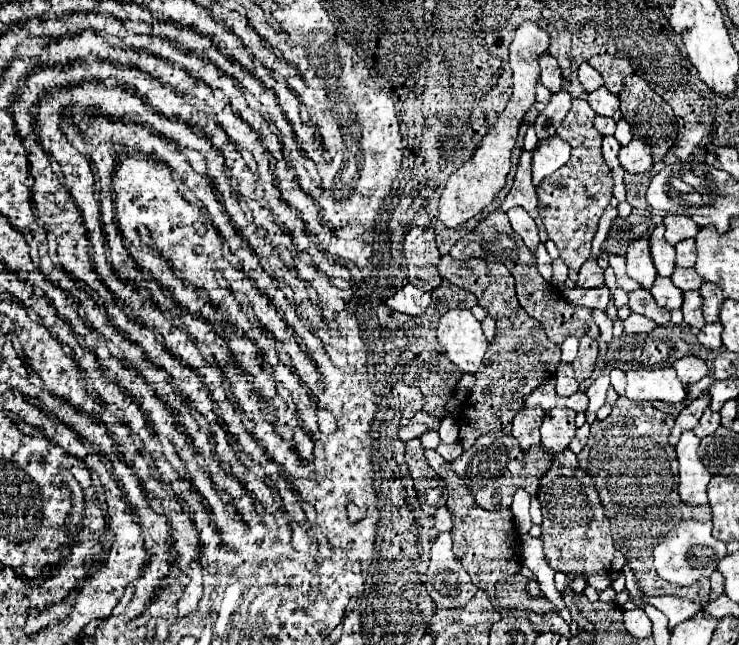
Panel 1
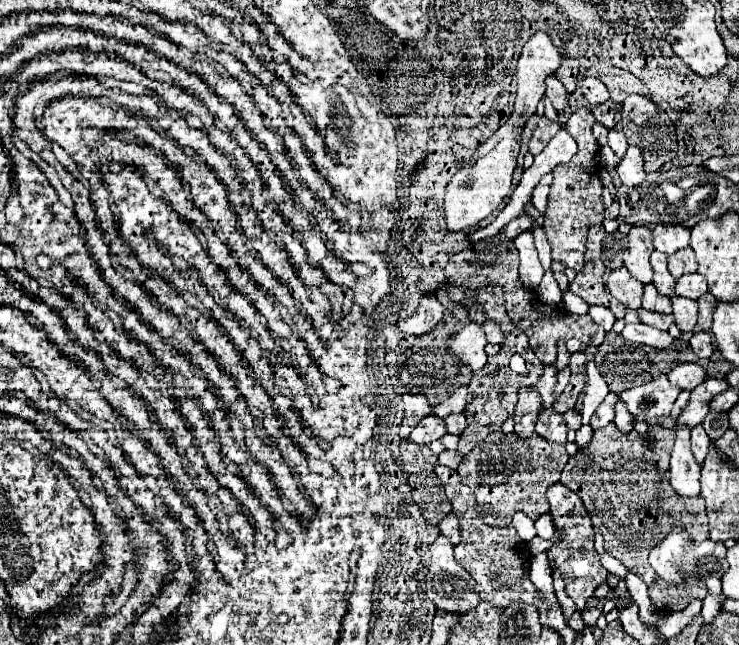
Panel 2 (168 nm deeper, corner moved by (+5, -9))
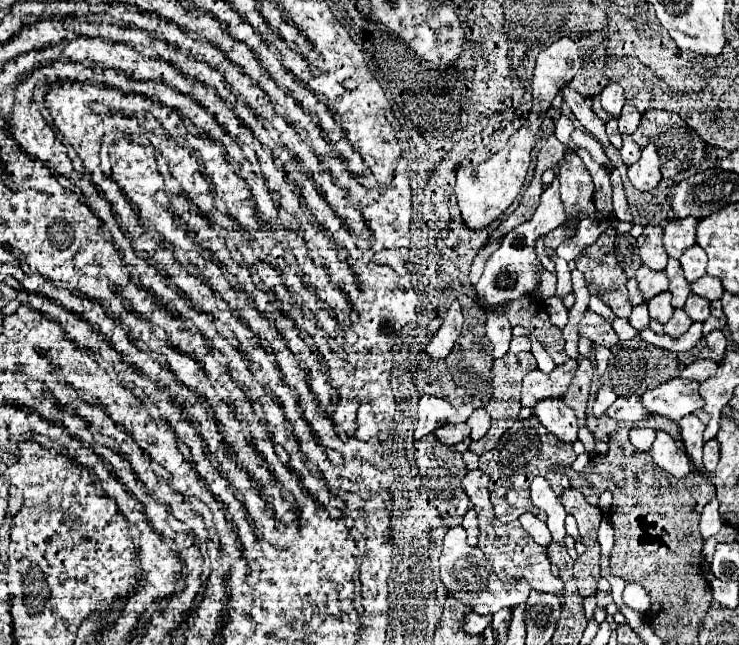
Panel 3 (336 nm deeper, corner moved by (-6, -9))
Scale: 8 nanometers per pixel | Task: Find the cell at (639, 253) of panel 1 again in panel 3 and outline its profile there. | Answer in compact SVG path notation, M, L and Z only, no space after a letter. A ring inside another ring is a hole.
M647 225L641 237L637 239L637 247L639 247L639 255L645 267L657 273L665 269L669 255L665 253L663 229L659 225Z

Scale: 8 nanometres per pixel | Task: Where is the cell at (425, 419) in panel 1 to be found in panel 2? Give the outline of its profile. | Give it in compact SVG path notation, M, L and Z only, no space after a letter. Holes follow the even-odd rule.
M424 417L416 427L414 431L410 433L410 441L418 443L418 445L430 445L432 441L436 439L442 439L446 435L446 425L444 425L444 419L440 417Z

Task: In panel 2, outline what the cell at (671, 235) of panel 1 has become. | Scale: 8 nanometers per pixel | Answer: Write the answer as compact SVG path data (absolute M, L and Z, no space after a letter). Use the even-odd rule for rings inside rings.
M656 225L652 229L654 235L654 247L656 251L662 251L666 255L676 253L678 249L684 249L690 241L690 229L682 225Z

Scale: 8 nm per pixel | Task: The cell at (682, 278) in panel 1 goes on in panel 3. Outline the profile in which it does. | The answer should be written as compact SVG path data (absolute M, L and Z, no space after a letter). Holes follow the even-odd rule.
M703 275L701 279L697 279L695 283L691 283L691 291L703 299L709 299L709 301L715 301L715 299L721 299L723 295L723 287L721 287L721 281L717 277L711 277L711 275Z

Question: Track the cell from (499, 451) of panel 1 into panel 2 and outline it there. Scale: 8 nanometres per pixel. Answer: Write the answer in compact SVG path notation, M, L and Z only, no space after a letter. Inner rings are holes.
M494 431L462 459L456 471L476 495L476 505L482 521L488 525L510 525L516 511L524 511L534 521L540 515L548 513L546 491L560 481L560 473L566 463L566 447L552 445L538 433L528 439L520 439L516 433Z

